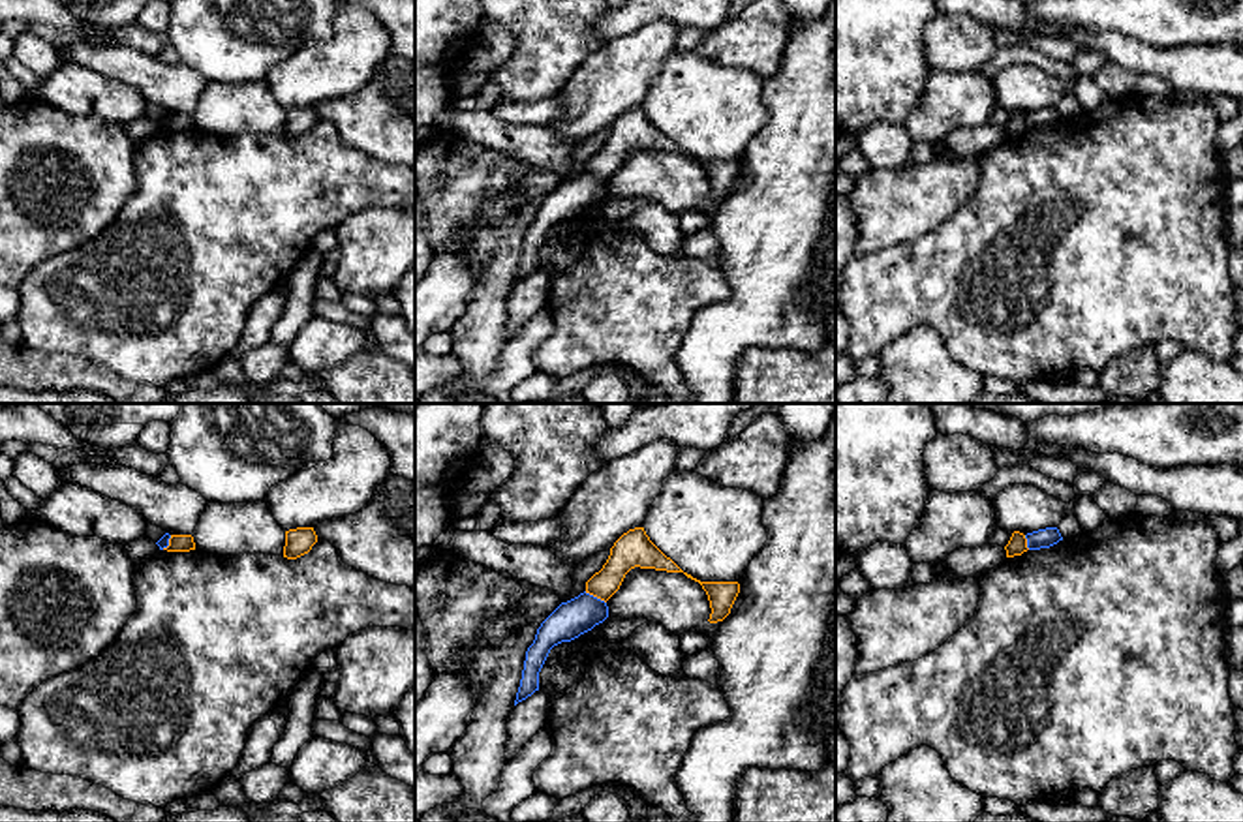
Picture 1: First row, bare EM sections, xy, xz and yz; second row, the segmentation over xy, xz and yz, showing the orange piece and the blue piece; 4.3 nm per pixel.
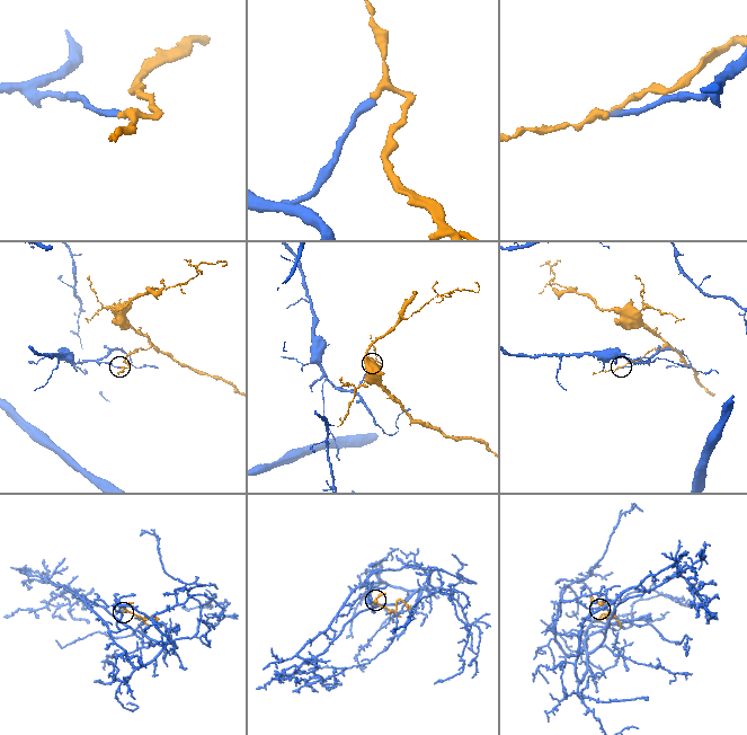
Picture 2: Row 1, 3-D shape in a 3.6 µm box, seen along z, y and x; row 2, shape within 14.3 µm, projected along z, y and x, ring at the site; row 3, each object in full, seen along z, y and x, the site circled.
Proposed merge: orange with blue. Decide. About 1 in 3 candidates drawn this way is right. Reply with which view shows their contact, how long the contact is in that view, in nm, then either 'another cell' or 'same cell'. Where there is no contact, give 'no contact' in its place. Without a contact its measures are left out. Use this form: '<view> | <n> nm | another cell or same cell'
xz | 110 nm | another cell

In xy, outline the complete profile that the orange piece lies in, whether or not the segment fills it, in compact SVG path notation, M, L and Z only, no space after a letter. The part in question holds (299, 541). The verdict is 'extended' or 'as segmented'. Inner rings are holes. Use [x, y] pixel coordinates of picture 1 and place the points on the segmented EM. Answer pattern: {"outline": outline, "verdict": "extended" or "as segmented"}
{"outline": "M297 527L285 531L284 557L297 559L312 550L317 542L314 527Z", "verdict": "as segmented"}

